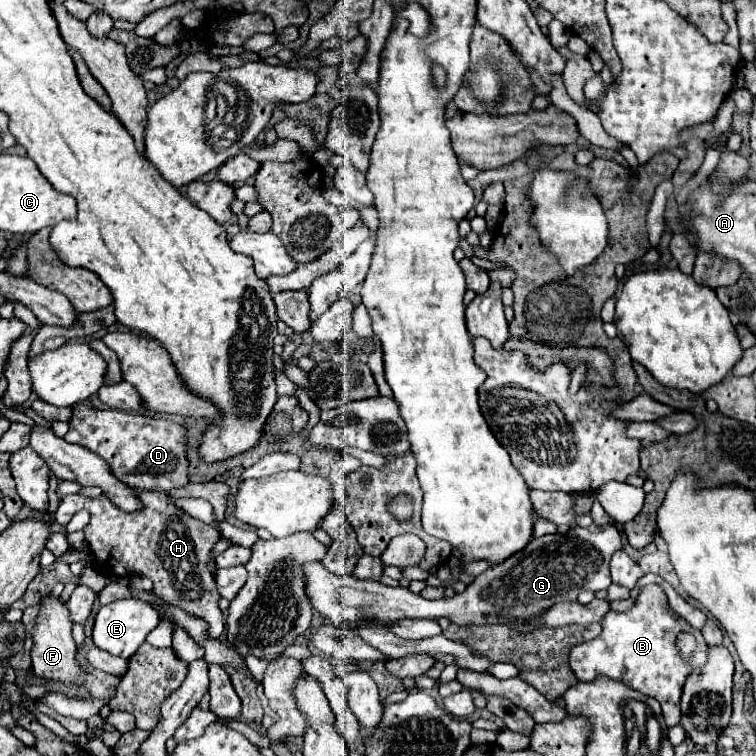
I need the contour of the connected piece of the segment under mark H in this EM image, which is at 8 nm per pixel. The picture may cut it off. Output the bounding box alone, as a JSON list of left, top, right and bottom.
[54,483,230,639]

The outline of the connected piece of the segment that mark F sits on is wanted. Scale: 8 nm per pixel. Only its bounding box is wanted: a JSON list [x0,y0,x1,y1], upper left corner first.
[30,595,84,683]

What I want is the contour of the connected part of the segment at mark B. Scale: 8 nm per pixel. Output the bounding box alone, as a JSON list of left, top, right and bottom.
[570,585,706,727]

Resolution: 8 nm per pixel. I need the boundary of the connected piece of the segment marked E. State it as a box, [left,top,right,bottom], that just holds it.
[92,597,160,659]

